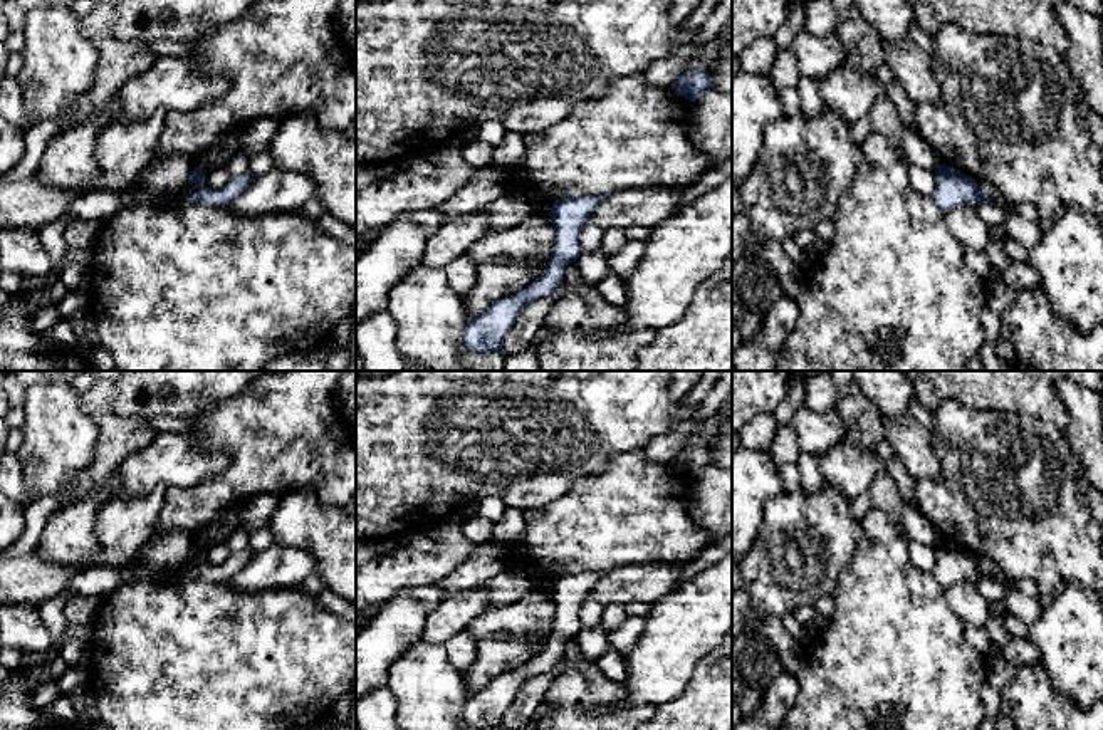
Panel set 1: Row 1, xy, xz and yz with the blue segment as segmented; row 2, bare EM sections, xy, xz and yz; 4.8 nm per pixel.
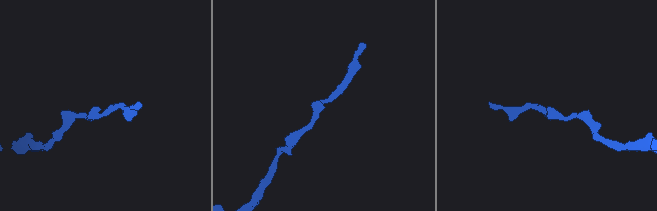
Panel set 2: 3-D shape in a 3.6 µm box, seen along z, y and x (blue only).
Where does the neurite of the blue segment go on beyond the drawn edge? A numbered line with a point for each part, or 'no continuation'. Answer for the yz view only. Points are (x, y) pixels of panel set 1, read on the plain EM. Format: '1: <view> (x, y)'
no continuation

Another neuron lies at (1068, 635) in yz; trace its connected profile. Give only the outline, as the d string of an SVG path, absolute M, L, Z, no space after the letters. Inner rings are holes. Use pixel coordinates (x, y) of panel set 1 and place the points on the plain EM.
M1066 586L1053 599L1043 601L1039 619L1029 626L1031 643L1038 648L1039 663L1058 695L1079 708L1103 701L1103 599L1078 586Z

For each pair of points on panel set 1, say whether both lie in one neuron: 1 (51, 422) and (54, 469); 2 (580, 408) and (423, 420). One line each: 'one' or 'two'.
1: one
2: one

